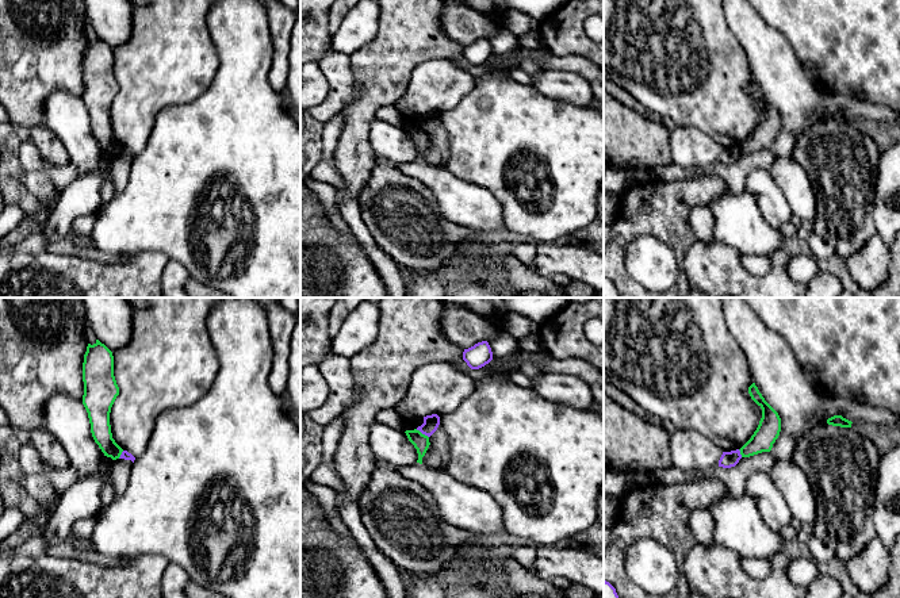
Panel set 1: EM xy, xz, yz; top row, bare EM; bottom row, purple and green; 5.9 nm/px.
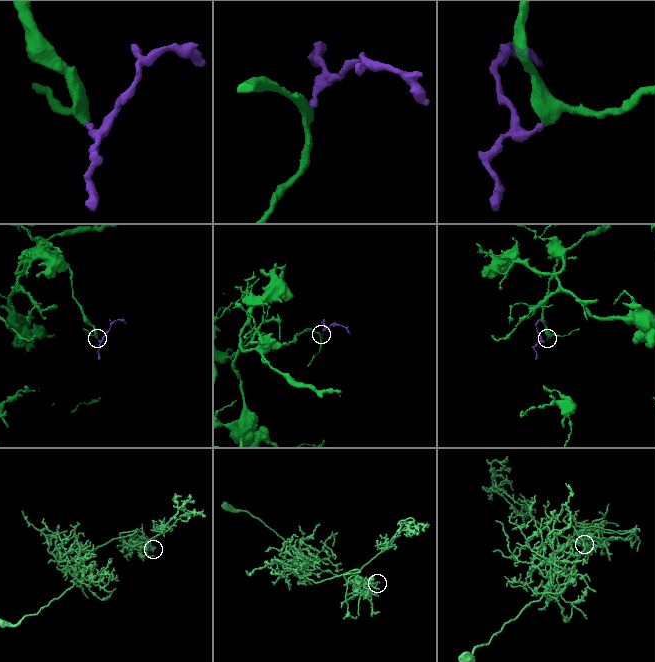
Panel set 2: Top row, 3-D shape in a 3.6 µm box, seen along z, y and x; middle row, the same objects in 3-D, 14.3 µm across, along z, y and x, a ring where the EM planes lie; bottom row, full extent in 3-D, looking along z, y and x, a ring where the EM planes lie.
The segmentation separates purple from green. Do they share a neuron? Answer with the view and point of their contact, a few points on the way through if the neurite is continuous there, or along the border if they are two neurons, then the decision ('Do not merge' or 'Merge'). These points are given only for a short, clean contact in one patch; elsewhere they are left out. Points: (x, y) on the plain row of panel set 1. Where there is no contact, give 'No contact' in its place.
Touches purple at xz (422, 130). Boundary: xz (416, 126), (428, 134). Do not merge

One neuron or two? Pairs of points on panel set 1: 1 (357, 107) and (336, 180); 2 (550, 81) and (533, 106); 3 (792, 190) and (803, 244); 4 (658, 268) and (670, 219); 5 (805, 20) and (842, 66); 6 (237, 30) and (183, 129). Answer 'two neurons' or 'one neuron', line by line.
1: two neurons
2: two neurons
3: one neuron
4: two neurons
5: one neuron
6: one neuron

